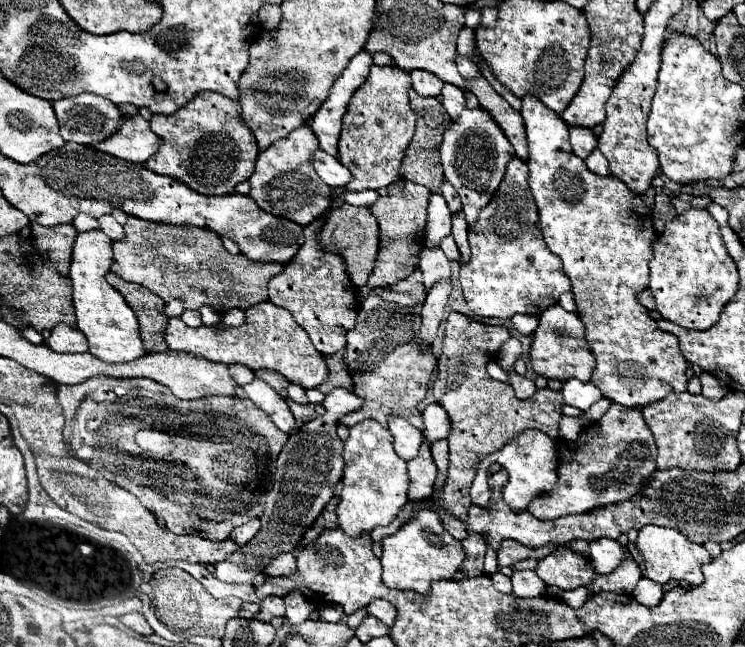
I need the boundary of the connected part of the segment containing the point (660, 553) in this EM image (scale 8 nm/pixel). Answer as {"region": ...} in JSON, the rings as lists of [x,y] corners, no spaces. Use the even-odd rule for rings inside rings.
{"region":[[[645,526],[639,532],[637,550],[643,554],[643,560],[645,560],[643,576],[647,576],[649,580],[653,580],[657,584],[667,584],[671,580],[677,580],[677,582],[687,582],[689,586],[699,586],[699,584],[703,584],[701,566],[705,562],[711,562],[711,556],[705,550],[705,546],[687,540],[681,532],[671,530],[671,528]]]}

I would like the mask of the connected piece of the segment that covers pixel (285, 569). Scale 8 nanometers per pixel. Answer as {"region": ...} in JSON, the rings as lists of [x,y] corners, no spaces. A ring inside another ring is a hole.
{"region":[[[287,552],[287,554],[277,554],[269,566],[265,568],[265,572],[269,576],[287,576],[287,574],[293,574],[297,570],[295,566],[295,554],[293,552]]]}

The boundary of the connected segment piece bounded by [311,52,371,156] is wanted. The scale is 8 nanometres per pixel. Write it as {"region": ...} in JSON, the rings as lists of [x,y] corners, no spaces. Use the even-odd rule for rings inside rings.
{"region":[[[359,52],[355,58],[351,58],[349,66],[335,80],[329,98],[321,104],[317,114],[311,118],[311,130],[319,140],[319,148],[331,156],[337,156],[341,120],[347,112],[351,96],[367,80],[369,66],[371,66],[371,56],[367,52]]]}

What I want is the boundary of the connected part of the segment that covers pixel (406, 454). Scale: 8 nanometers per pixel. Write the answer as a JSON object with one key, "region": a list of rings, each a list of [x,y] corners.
{"region":[[[391,416],[389,418],[389,430],[395,438],[395,452],[403,460],[413,460],[419,452],[421,442],[423,442],[423,434],[401,416]]]}

